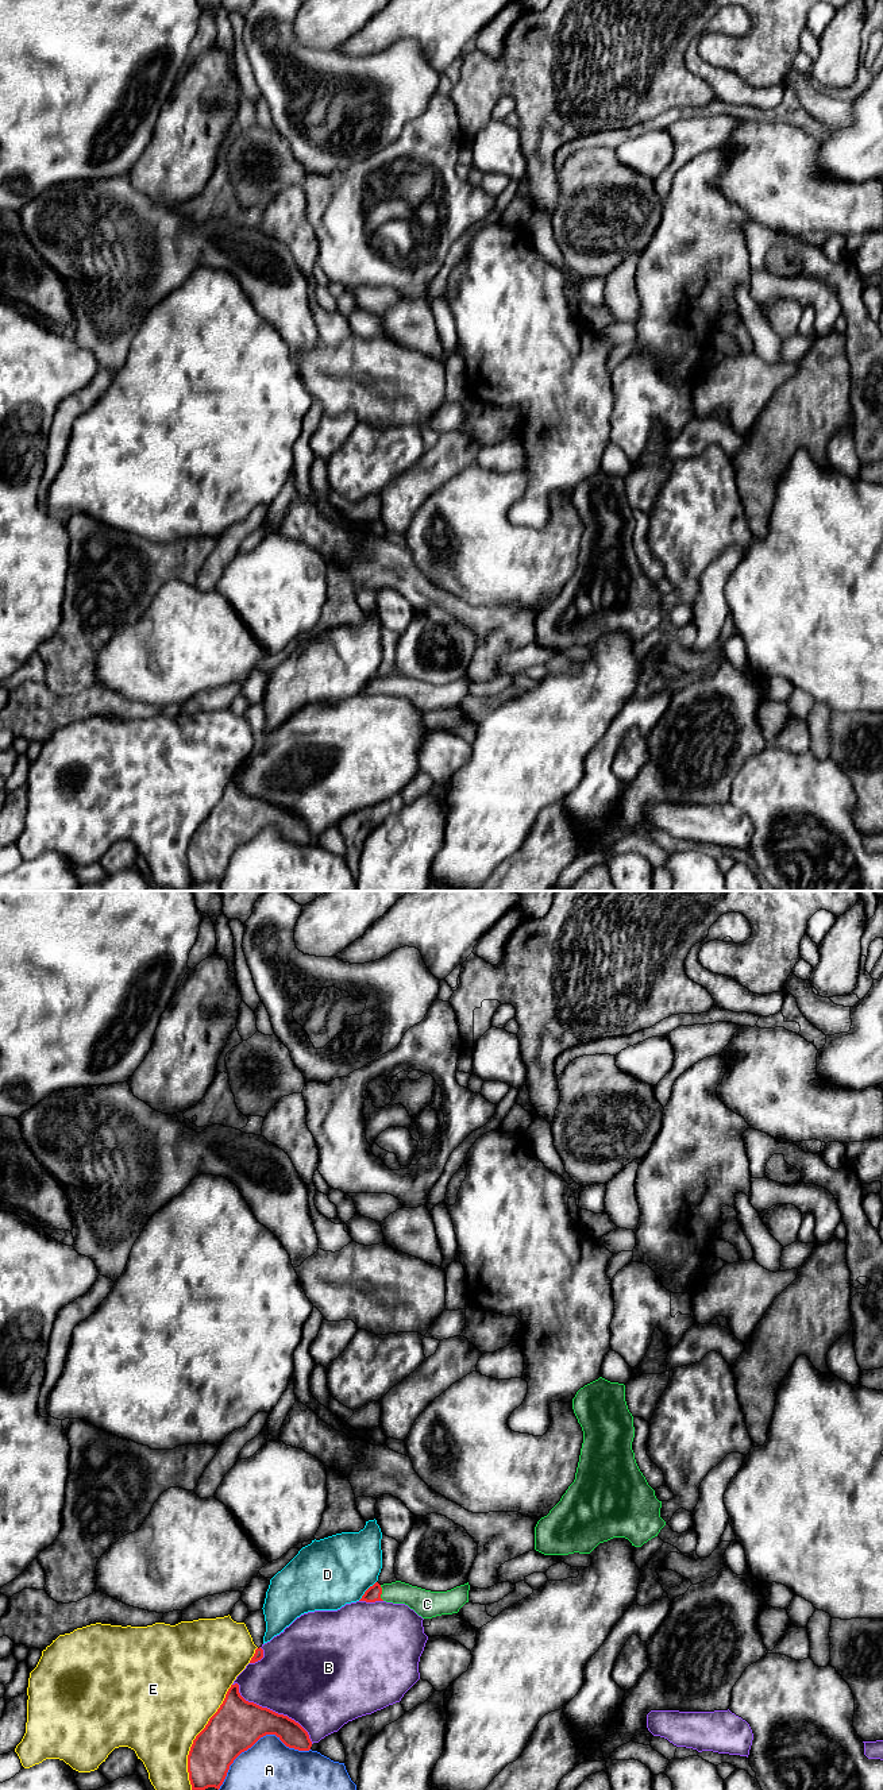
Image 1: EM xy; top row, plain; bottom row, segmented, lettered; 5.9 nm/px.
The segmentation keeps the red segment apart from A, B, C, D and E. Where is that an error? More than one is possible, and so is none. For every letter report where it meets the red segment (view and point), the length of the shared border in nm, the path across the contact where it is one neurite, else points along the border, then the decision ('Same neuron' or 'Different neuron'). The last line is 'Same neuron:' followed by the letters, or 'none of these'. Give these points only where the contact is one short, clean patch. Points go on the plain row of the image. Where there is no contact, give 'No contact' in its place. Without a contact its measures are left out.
A: Touches red at xy (257, 833). Shared border 600 nm. Different neuron
B: Touches red at xy (272, 803). Shared border 600 nm. Different neuron
C: Touches red at xy (381, 686). Shared border 100 nm. Path across: xy (373, 686), (381, 686), (407, 686), (421, 694). Same neuron
D: Touches red at xy (366, 683). Shared border 160 nm. Different neuron
E: Touches red at xy (196, 829). Shared border 700 nm. Different neuron
Same neuron: C

